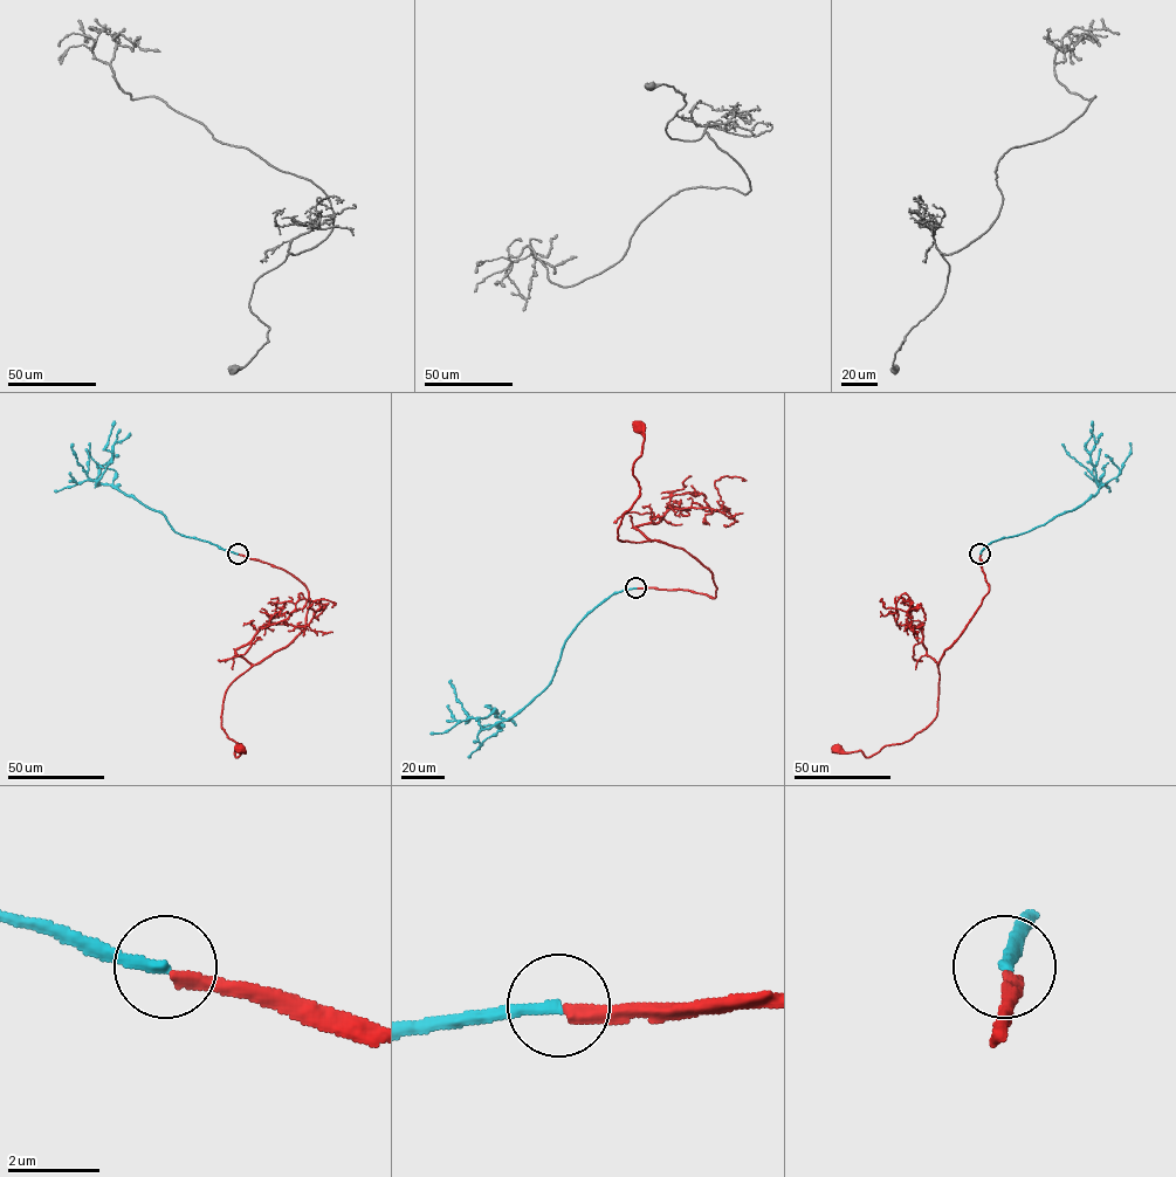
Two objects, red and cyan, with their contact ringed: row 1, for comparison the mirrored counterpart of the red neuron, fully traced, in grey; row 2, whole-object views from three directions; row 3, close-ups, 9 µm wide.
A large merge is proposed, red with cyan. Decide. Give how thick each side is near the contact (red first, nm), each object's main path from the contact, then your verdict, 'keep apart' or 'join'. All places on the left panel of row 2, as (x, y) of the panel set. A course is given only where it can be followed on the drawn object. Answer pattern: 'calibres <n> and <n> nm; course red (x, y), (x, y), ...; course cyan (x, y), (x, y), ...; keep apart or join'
calibres 320 and 260 nm; course red (238, 553), (294, 575), (309, 605), (291, 640), (226, 690), (221, 728), (241, 744), (236, 757), (239, 748); course cyan (238, 553), (176, 531), (162, 513), (110, 484), (98, 484), (110, 461), (111, 452), (105, 448), (115, 421); keep apart

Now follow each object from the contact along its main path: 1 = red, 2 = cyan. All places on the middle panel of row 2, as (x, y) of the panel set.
1: (637, 587), (714, 598), (716, 589), (712, 572), (682, 549), (618, 537), (639, 494), (638, 428)
2: (635, 587), (597, 605), (566, 640), (550, 683), (483, 729), (479, 720), (495, 710), (487, 707), (497, 713)

